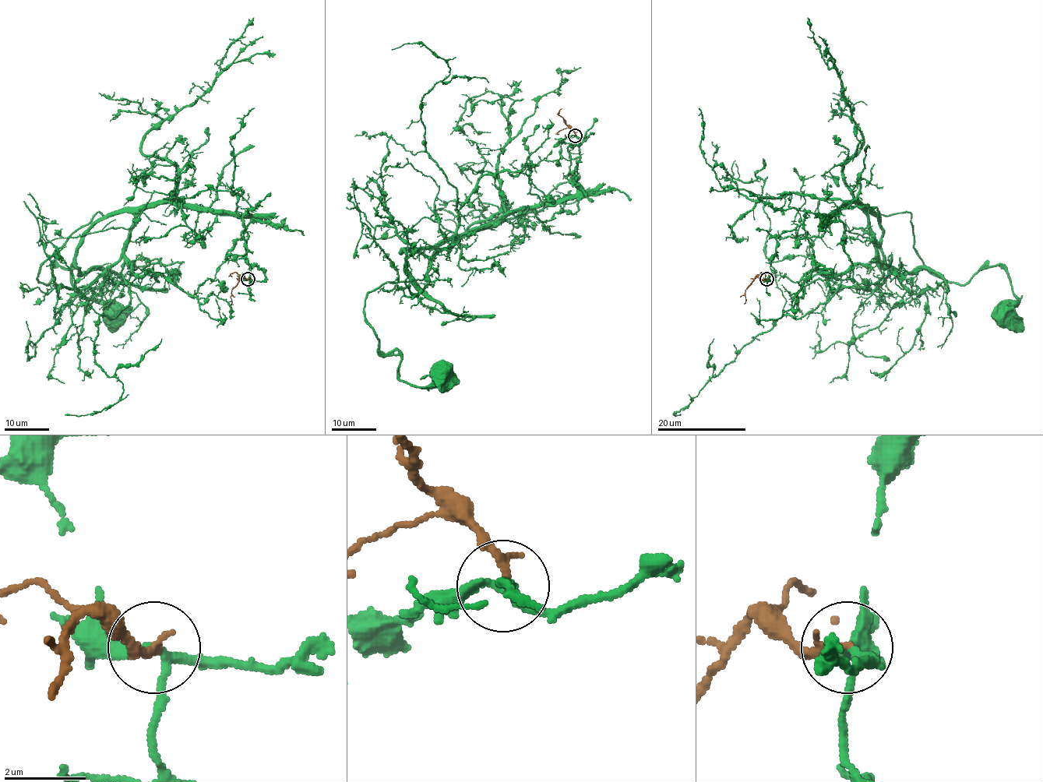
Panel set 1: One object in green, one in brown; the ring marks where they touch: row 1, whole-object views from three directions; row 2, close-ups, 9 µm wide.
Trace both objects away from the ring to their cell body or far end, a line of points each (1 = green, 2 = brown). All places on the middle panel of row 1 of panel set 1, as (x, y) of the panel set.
1: (575, 135), (576, 192), (448, 237), (424, 278), (368, 294), (365, 322), (401, 380), (441, 375)
2: (575, 135), (565, 120), (557, 114), (558, 112)

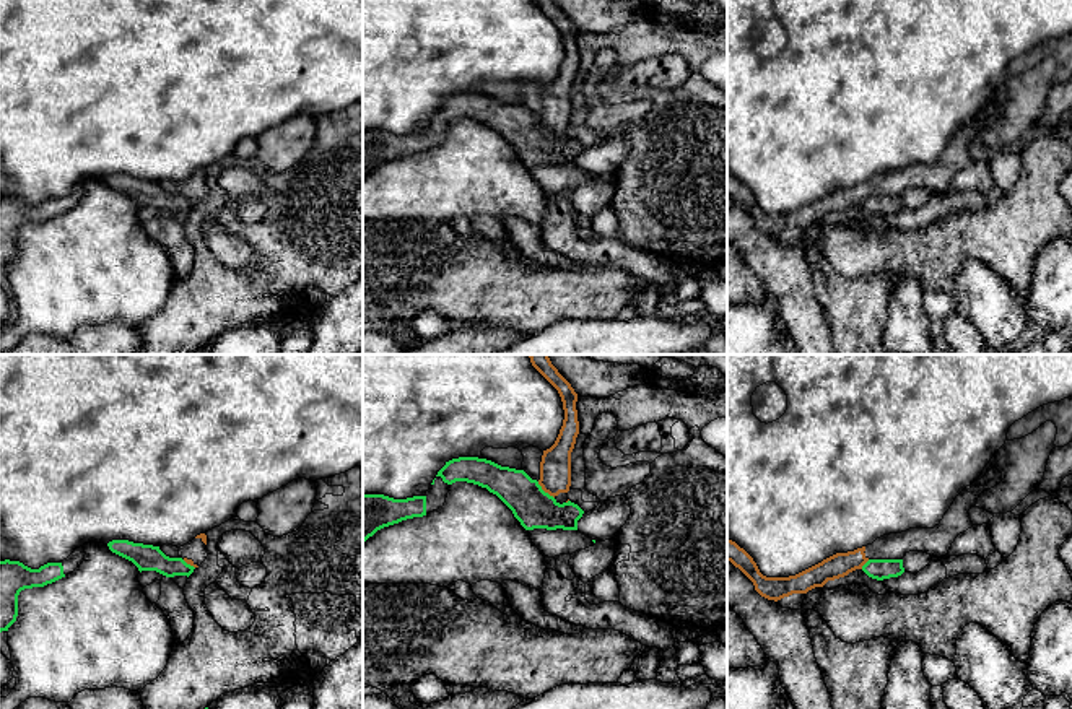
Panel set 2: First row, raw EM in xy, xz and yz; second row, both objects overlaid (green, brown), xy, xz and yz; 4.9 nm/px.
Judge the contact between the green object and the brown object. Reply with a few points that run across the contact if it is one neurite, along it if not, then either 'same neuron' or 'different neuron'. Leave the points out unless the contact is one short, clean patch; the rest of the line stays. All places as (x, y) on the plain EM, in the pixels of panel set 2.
line xz (537, 117), (553, 134); different neuron

